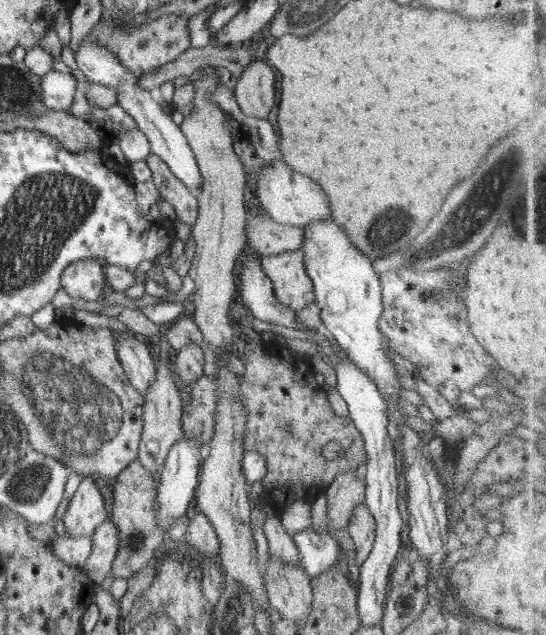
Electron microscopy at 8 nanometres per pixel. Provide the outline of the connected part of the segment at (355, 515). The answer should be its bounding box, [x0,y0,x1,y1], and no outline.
[347,501,376,566]

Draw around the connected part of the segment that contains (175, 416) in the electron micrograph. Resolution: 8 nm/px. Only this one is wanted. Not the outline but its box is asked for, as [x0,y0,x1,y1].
[137,358,184,474]

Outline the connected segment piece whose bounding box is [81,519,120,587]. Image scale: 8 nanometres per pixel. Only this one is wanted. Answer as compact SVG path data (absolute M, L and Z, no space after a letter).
M105 519L102 524L96 527L92 533L92 551L88 559L81 566L86 576L91 579L97 587L101 587L105 579L111 574L112 561L118 551L118 528L114 522Z

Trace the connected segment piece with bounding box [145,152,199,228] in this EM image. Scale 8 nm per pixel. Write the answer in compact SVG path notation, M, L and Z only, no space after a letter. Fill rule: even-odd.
M151 152L145 161L152 171L151 182L155 184L162 198L172 205L176 211L177 221L182 221L192 228L199 214L197 198L158 155Z

